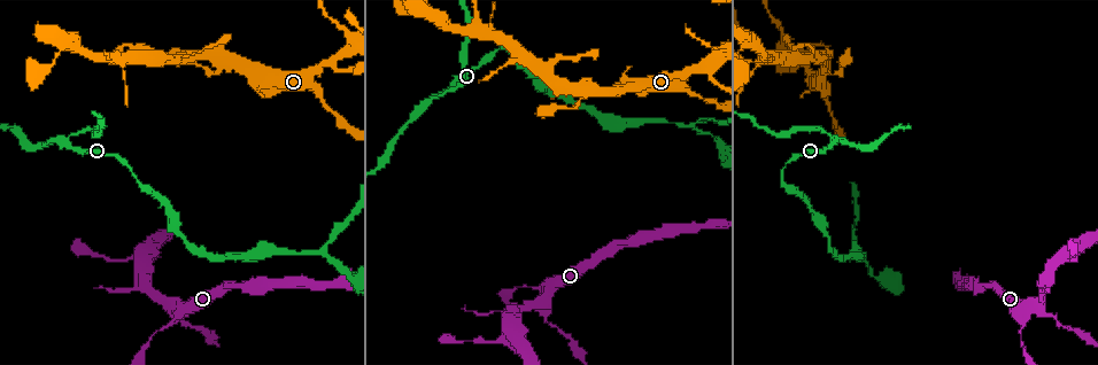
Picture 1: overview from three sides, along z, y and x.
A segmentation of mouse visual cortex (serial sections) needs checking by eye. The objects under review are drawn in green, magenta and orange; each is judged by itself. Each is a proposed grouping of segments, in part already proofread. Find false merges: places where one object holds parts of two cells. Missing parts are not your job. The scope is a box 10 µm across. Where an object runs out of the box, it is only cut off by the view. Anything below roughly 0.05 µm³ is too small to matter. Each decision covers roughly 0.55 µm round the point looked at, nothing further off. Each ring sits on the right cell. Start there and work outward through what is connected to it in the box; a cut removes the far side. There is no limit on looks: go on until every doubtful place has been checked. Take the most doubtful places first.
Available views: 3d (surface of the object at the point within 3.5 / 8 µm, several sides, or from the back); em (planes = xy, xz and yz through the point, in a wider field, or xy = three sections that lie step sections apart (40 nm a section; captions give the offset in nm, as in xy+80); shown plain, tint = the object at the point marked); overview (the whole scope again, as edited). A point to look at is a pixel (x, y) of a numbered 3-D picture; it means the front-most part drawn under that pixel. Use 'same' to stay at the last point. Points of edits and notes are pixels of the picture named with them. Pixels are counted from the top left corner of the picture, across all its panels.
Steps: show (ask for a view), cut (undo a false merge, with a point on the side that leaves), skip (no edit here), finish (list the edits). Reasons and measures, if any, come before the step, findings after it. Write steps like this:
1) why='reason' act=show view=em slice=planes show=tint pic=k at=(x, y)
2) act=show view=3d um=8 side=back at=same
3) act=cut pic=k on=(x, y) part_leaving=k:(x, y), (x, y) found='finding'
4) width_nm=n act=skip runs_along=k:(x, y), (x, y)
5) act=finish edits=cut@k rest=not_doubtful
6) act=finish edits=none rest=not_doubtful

why='side arm on a straight run' act=show view=3d um=3.5 pic=1 at=(66, 142)

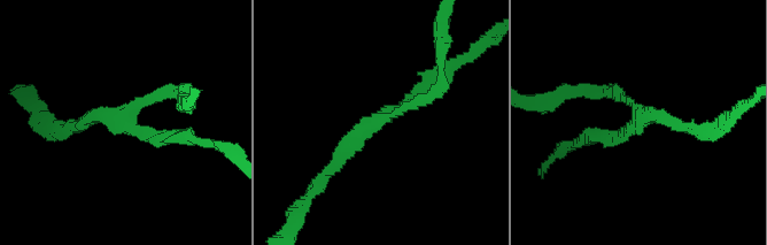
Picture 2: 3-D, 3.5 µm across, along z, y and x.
arms=3 arm_widths_nm=150,150,200 why='shape alone is not enough' act=show view=em slice=xy step=3 show=tint pic=2 at=(381, 119)

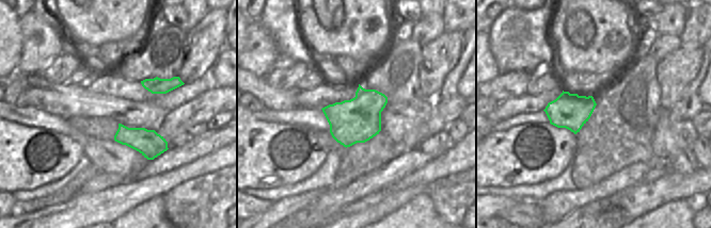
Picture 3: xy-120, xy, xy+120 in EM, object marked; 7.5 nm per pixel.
act=skip runs_along=2:(443, 74), (362, 129), (327, 170) found='continuous, no second cell'

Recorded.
why='sharp bend' act=show view=3d um=3.5 side=back pic=1 at=(329, 63)

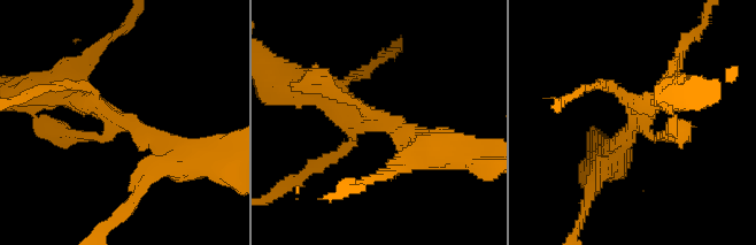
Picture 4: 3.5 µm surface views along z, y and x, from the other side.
arms=4 arm_widths_nm=150,150,250,250 why='need the tissue' act=show view=em slice=xy step=3 show=tint pic=4 at=(640, 121)

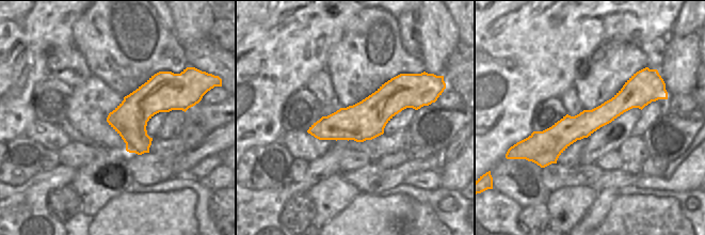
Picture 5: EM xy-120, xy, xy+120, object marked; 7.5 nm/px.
act=skip runs_along=5:(658, 95), (529, 142) found='all the same cell'

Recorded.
why='three arms meet' act=show view=3d um=8 pic=1 at=(691, 123)

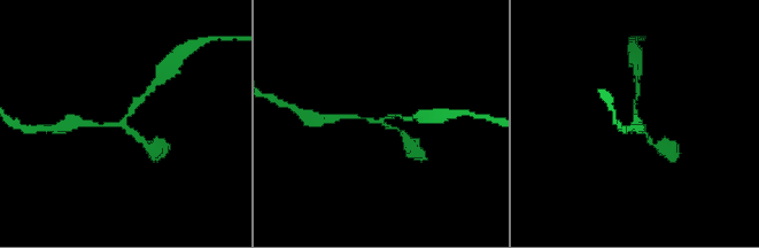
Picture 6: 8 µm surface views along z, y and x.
arms=3 arm_widths_nm=150,150,150 act=show view=em slice=xy step=1 show=tint at=same

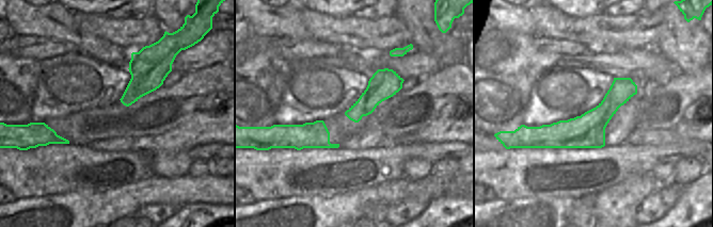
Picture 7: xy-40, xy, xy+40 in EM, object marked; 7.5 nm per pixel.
act=skip runs_along=7:(634, 87), (584, 131), (525, 129) found='one cell here'

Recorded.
why='narrows sharply' act=show view=3d um=3.5 side=back pic=1 at=(544, 299)

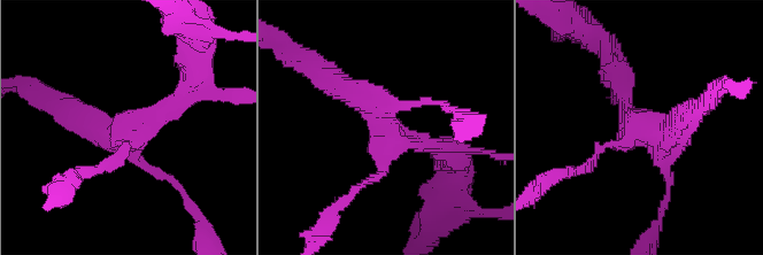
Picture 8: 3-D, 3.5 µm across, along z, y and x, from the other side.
arms=4 arm_widths_nm=100,150,250,400 why='shape alone is not enough' act=show view=em slice=xy step=2 show=tint pic=8 at=(132, 126)

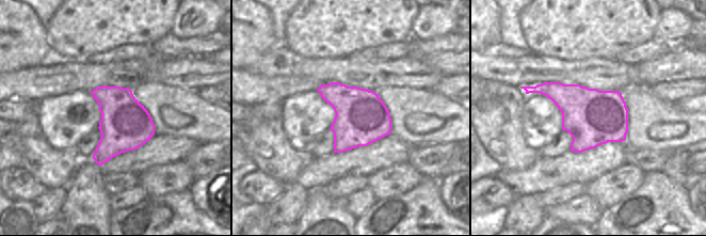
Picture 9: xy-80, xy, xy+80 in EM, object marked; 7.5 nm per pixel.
why='another direction' act=show view=em slice=xy step=5 show=tint at=same

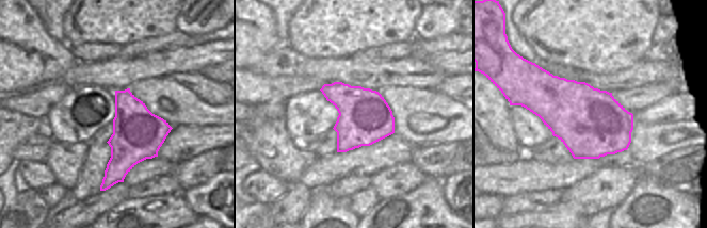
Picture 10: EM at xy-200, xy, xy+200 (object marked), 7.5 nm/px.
act=skip runs_along=8:(338, 84), (394, 137), (447, 148) found='one cell here'

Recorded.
why='sudden change in width' act=show view=3d um=3.5 pic=1 at=(526, 287)

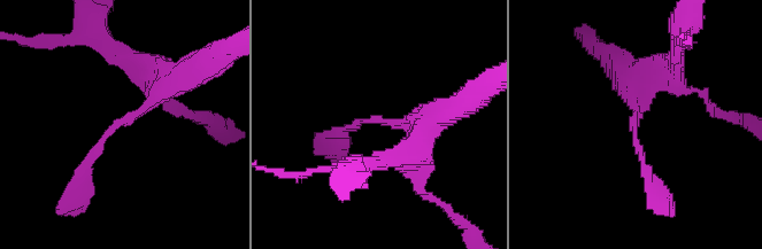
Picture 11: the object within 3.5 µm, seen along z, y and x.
arm_widths_nm=150,400 act=show view=em slice=xy step=5 show=tint pic=11 at=(125, 116)

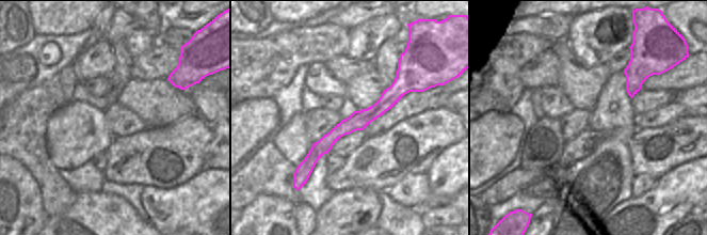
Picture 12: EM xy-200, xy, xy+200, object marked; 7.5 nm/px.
width_nm=140 act=skip runs_along=12:(411, 84), (338, 130), (300, 169) found='continuous, no second cell'

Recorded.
act=finish edits=none rest=not_doubtful

